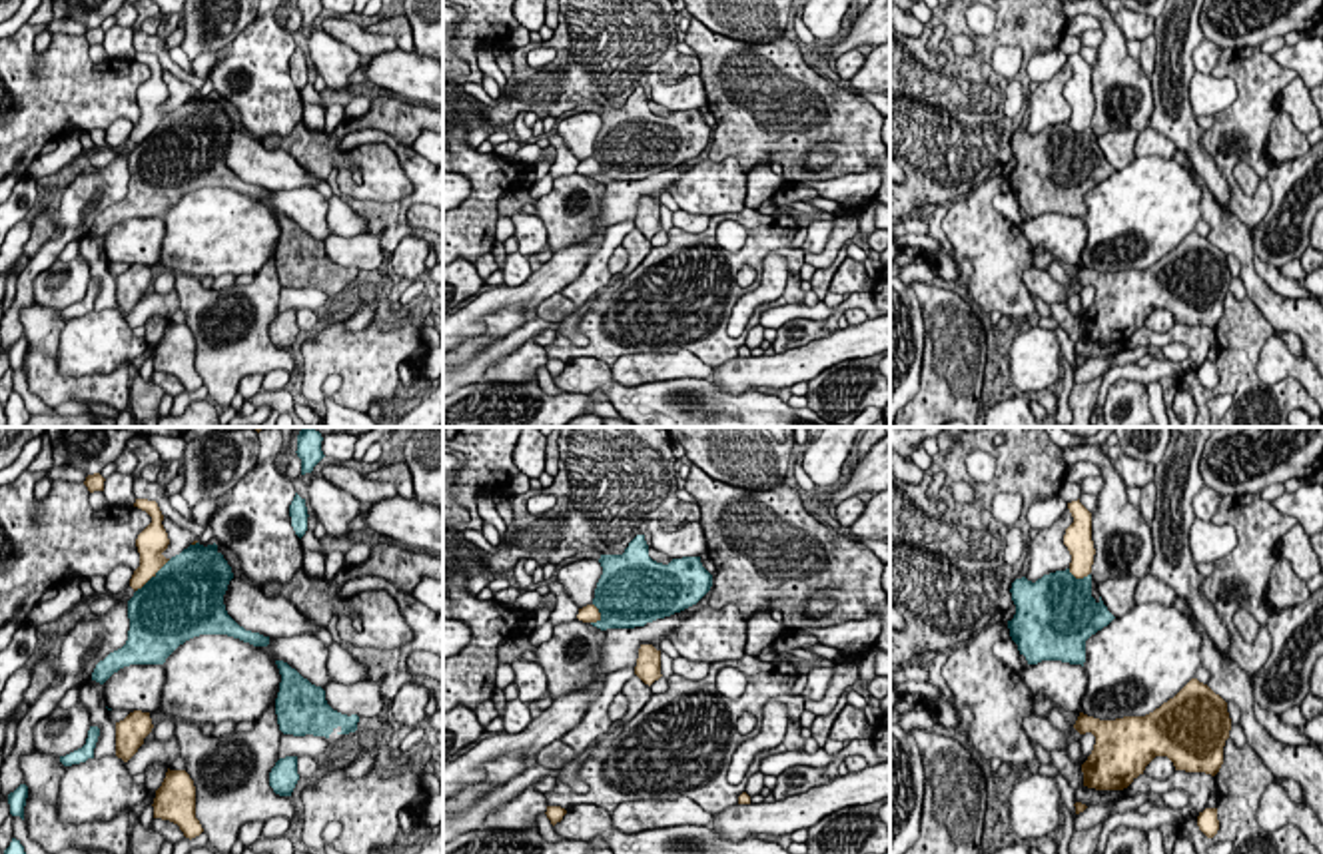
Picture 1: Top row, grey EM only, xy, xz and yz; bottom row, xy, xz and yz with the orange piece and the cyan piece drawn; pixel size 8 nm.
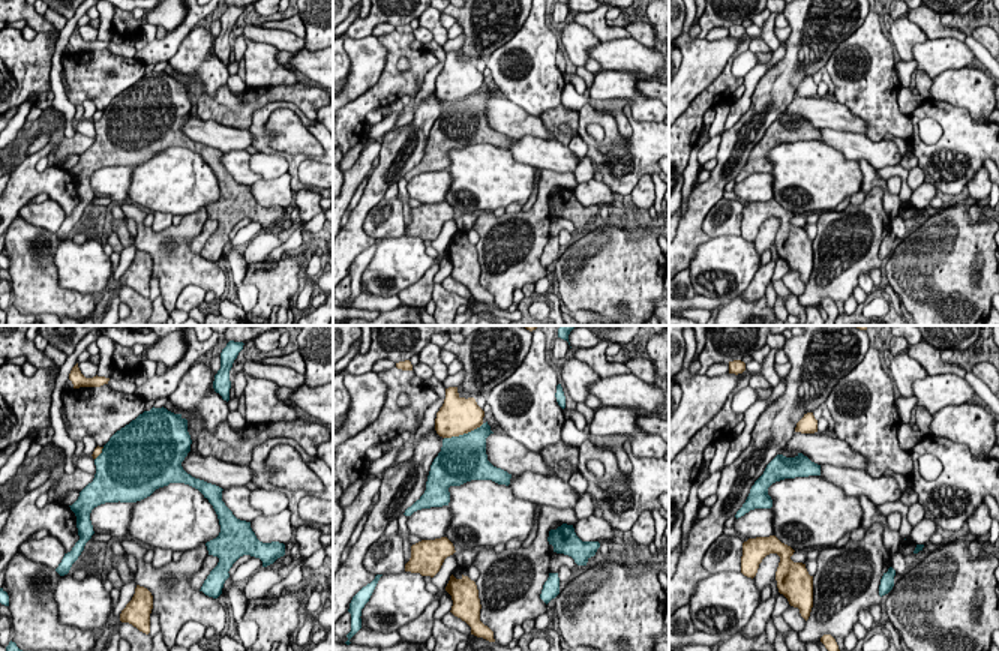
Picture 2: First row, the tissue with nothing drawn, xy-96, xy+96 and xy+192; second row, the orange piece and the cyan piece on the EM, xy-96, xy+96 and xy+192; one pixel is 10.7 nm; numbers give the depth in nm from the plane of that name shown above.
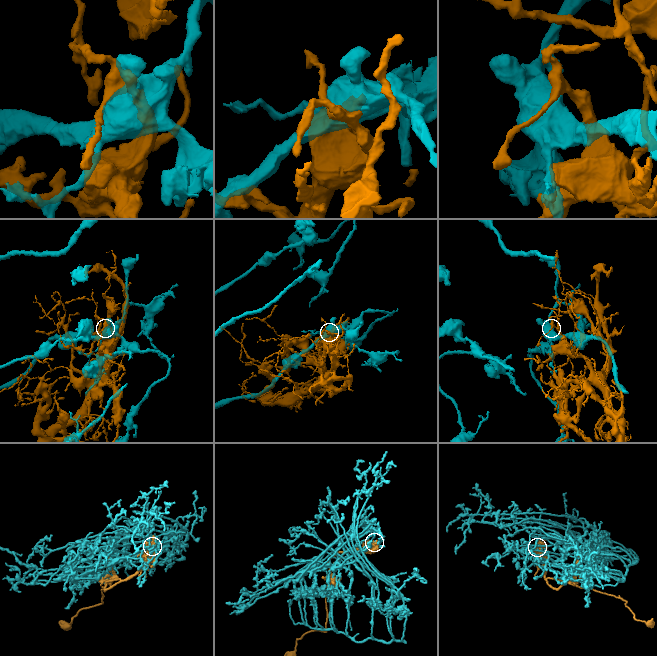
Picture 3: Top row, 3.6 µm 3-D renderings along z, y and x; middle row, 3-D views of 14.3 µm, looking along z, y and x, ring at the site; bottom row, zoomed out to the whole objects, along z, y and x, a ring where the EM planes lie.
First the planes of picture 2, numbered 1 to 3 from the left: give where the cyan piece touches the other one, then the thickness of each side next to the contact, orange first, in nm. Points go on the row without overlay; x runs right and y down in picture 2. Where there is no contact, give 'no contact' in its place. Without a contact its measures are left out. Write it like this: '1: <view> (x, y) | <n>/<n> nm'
1: xy-96 (101, 116) | 90/500 nm
2: xy+96 (464, 96) | 400/440 nm
3: no contact

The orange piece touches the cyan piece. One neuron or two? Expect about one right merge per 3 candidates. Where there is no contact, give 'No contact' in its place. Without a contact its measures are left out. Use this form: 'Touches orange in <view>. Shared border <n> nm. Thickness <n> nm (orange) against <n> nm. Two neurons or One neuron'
Touches orange in xy. Shared border 380 nm. Thickness 220 nm (orange) against 480 nm. Two neurons

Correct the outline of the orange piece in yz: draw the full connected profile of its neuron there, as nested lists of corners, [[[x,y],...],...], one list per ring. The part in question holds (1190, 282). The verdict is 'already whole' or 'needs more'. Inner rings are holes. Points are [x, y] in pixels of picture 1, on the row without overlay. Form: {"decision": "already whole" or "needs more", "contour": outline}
{"decision": "already whole", "contour": [[[1191,231],[1145,269],[1100,273],[1080,265],[1074,281],[1096,289],[1094,303],[1082,317],[1084,339],[1123,343],[1155,309],[1167,309],[1175,323],[1215,329],[1223,317],[1231,271],[1227,255]]]}

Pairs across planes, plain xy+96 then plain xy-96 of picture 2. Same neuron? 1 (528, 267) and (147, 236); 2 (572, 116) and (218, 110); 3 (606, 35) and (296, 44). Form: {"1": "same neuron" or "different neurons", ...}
{"1": "same neuron", "2": "same neuron", "3": "same neuron"}

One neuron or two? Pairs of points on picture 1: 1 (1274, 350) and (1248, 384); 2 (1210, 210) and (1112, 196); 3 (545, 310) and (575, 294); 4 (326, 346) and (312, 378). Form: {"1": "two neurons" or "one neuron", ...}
{"1": "two neurons", "2": "two neurons", "3": "two neurons", "4": "one neuron"}

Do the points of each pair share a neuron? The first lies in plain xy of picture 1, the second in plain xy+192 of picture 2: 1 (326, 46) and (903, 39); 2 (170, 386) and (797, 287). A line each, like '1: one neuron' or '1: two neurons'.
1: one neuron
2: one neuron

